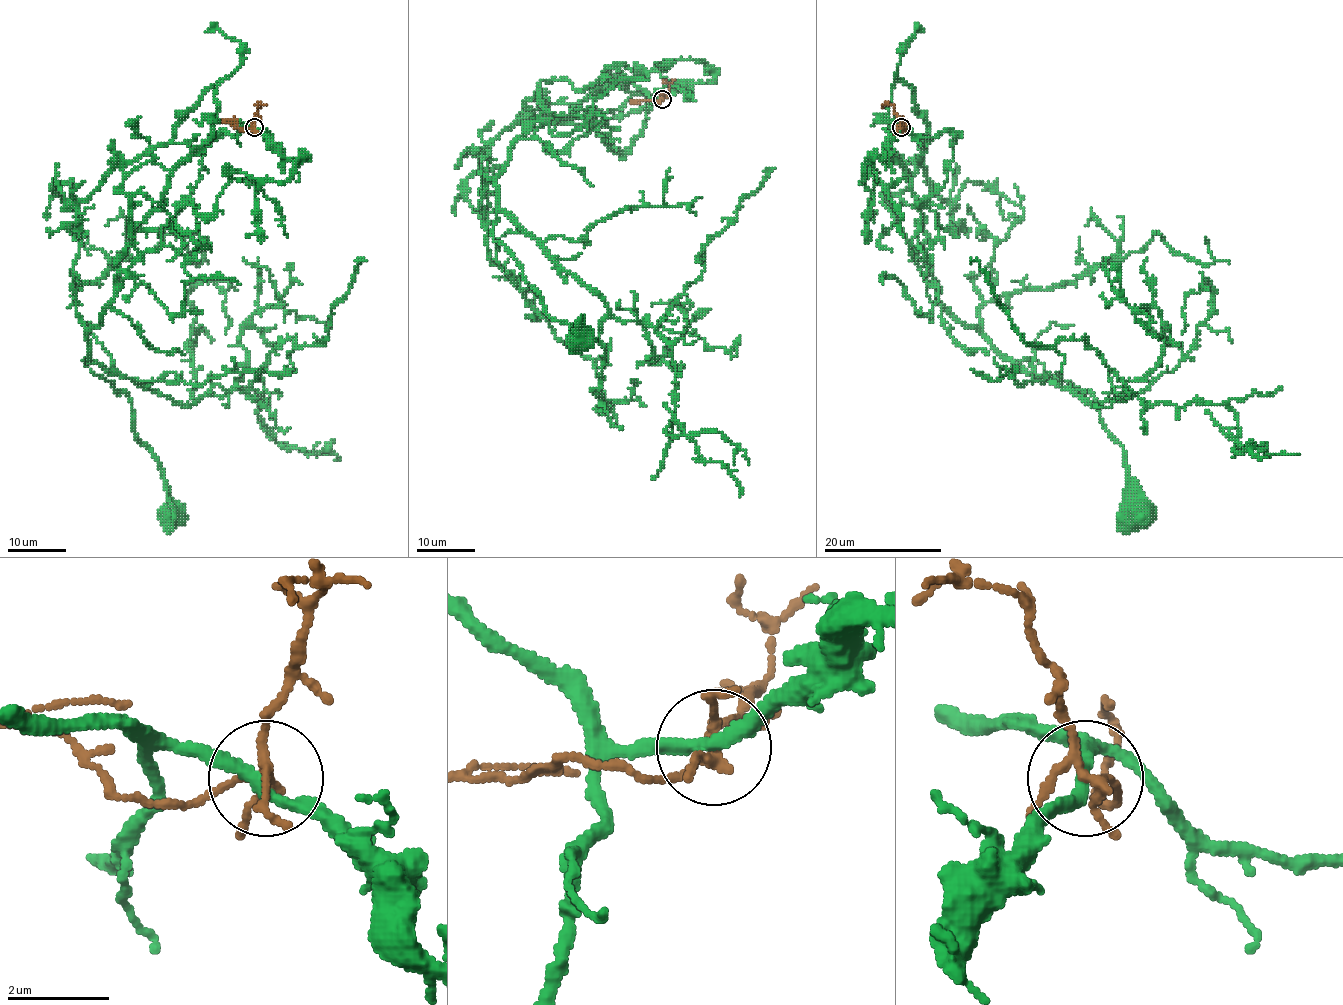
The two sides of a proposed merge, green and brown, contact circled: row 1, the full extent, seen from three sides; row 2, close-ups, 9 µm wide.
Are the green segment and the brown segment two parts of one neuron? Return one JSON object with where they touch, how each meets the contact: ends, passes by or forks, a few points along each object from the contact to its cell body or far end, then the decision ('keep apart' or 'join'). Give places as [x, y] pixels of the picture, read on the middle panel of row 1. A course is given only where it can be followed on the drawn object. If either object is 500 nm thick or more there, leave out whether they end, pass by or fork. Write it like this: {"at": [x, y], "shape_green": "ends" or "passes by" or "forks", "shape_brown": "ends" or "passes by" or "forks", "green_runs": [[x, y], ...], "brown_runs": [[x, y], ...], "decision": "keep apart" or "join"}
{"at": [662, 99], "shape_green": "passes by", "shape_brown": "forks", "green_runs": [[662, 98], [630, 82], [598, 86], [573, 114], [526, 123], [532, 127], [495, 179], [492, 236], [576, 336]], "brown_runs": [[662, 98], [655, 103], [635, 101], [646, 101]], "decision": "keep apart"}

